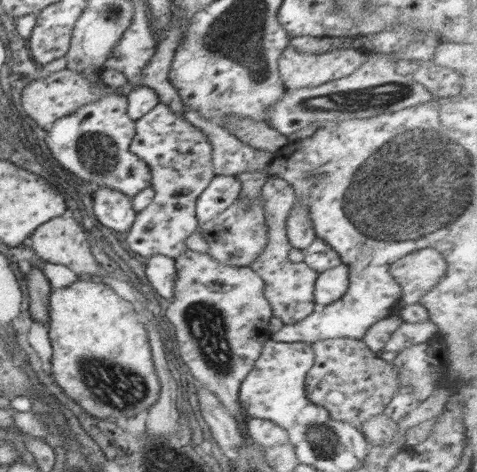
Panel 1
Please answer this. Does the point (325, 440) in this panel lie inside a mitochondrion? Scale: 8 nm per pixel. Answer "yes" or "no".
yes

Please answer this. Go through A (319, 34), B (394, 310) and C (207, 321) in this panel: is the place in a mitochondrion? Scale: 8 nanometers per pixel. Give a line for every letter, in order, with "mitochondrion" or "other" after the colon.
A: other
B: other
C: mitochondrion

